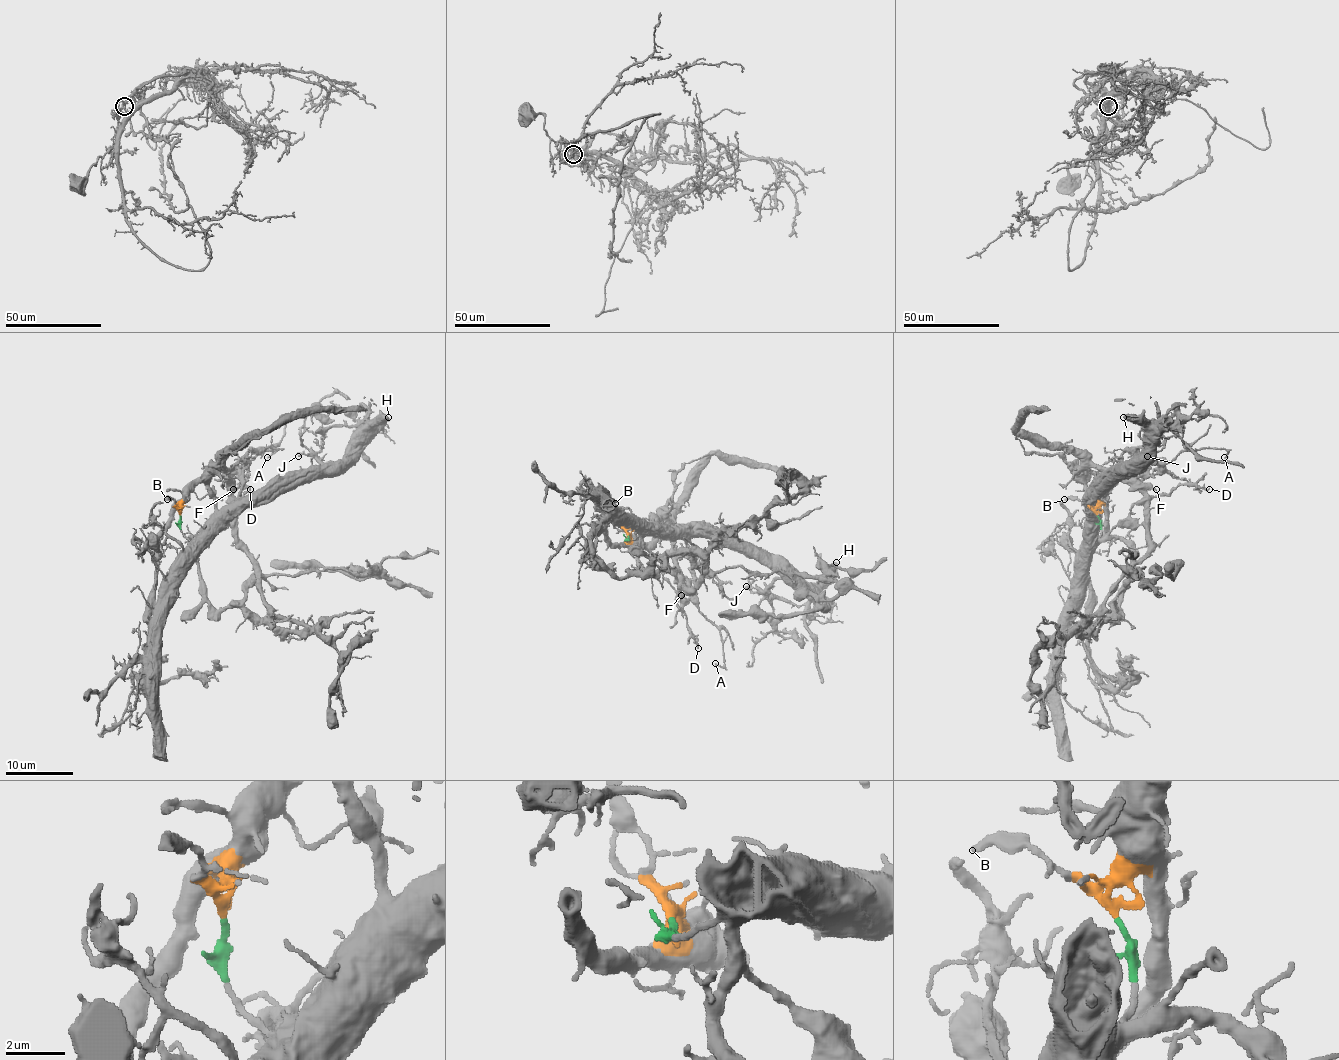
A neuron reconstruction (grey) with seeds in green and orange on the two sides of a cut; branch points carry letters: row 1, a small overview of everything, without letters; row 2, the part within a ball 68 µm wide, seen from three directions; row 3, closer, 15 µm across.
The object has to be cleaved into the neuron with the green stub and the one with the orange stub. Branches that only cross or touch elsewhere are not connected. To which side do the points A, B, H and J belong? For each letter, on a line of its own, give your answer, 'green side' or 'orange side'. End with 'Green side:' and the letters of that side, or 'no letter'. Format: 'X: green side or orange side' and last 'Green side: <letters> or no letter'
A: green side
B: orange side
H: green side
J: green side
Green side: A, H, J

